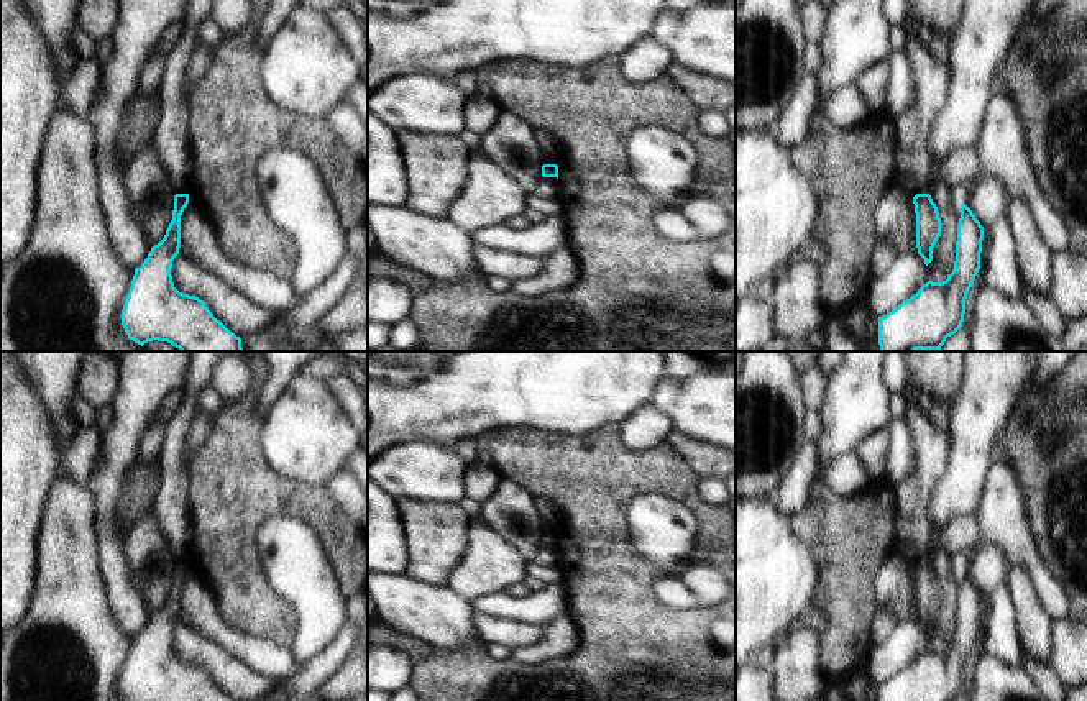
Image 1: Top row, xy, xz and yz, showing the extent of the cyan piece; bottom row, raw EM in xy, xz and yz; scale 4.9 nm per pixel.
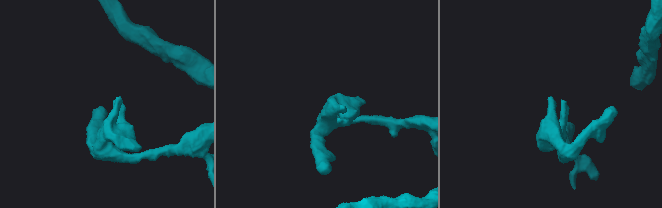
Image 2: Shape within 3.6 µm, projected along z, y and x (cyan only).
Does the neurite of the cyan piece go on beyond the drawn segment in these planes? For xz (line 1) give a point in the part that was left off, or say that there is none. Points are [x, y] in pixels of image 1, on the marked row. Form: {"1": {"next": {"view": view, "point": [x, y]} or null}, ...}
{"1": {"next": null}}

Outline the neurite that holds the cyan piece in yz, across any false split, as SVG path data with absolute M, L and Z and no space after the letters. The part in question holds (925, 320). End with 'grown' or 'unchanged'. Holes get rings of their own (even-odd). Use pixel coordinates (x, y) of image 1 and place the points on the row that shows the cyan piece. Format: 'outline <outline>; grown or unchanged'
outline M962 204L954 269L943 282L928 281L915 296L878 317L878 351L938 350L964 322L965 299L980 269L984 227Z; unchanged

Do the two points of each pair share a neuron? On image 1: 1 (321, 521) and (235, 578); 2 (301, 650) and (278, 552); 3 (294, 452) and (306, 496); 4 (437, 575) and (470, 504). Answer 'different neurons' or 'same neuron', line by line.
1: same neuron
2: same neuron
3: different neurons
4: different neurons

